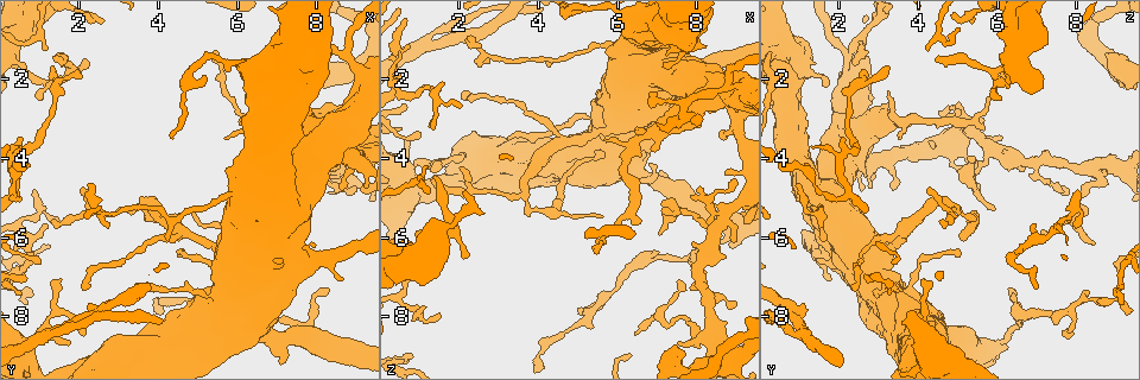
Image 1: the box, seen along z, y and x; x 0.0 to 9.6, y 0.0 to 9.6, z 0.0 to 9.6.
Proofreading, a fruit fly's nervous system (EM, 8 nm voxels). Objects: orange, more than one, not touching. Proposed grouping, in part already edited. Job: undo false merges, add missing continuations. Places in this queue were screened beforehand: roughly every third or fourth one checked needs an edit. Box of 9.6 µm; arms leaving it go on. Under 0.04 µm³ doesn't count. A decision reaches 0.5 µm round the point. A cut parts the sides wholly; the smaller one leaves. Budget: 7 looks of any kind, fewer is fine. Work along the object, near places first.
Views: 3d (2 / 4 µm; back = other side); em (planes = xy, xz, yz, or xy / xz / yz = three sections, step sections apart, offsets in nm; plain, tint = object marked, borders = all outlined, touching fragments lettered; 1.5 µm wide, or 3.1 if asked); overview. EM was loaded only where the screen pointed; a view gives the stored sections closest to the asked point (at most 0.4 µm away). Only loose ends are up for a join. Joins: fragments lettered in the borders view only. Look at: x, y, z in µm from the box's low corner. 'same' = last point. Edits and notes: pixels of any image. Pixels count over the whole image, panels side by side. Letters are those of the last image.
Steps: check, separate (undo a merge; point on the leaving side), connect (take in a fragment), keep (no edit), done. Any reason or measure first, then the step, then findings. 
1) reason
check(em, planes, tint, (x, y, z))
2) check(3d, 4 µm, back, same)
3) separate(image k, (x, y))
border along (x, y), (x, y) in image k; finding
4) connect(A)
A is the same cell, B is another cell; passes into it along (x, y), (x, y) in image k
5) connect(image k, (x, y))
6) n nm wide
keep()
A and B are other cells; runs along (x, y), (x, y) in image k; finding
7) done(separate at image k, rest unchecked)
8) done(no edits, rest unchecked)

long arm stops here
check(em, planes, tint, (2.25, 4.60, 0.90))

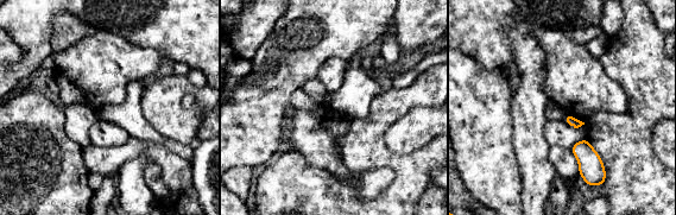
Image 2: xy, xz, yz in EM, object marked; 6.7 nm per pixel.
check(em, planes, borders, same)

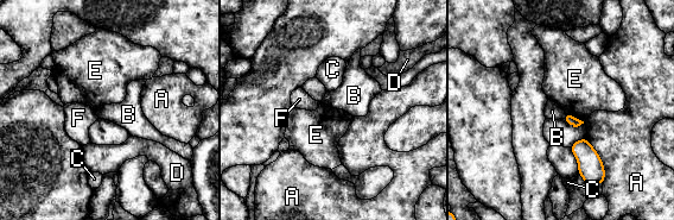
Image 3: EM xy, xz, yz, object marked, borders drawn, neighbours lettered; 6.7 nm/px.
70 nm wide
keep()
A, B, C, D, E and F are other cells; border along (565, 113), (561, 118) in image 3; none of them fits

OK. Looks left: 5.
arms part here
check(3d, 2 µm, (1.75, 8.25, 1.00))

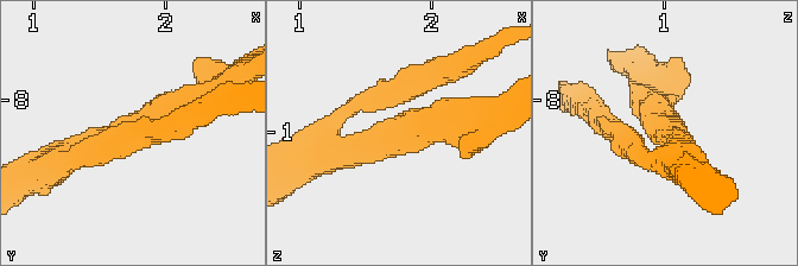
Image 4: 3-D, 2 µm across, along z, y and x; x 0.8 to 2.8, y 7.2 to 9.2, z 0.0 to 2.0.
3 arms; arms of 200, 200, 280 nm; now the EM
check(em, planes, tint, (1.76, 8.22, 1.00))

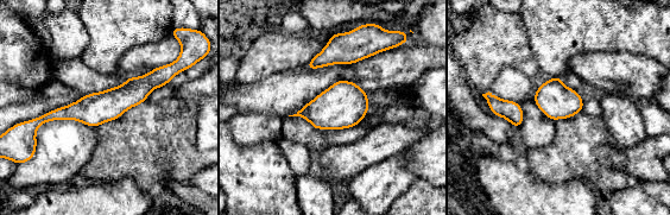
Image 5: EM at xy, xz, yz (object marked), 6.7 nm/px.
see the neighbours
check(em, planes, borders, same)

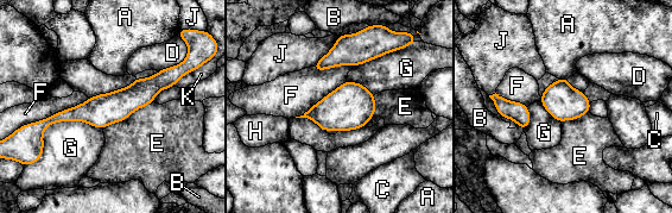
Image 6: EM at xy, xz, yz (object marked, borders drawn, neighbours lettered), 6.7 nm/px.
keep()
A, B, C, D, E, F, G, H, J and K are other cells; border along (152, 101), (102, 129) in image 6; all the same neuron

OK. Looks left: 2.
branch stops here
check(em, planes, borders, (1.55, 7.10, 4.10))

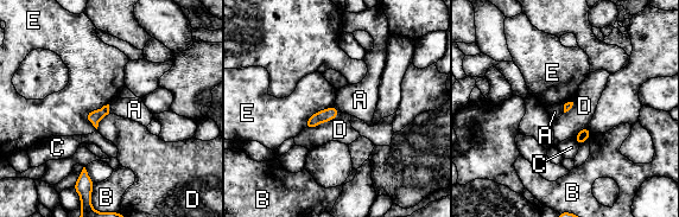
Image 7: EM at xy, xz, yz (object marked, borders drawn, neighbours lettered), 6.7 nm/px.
keep()
A, B, C, D and E are other cells; border along (341, 112), (330, 120), (305, 128) in image 7; none of them fits

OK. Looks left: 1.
done(no edits, rest unchecked)

